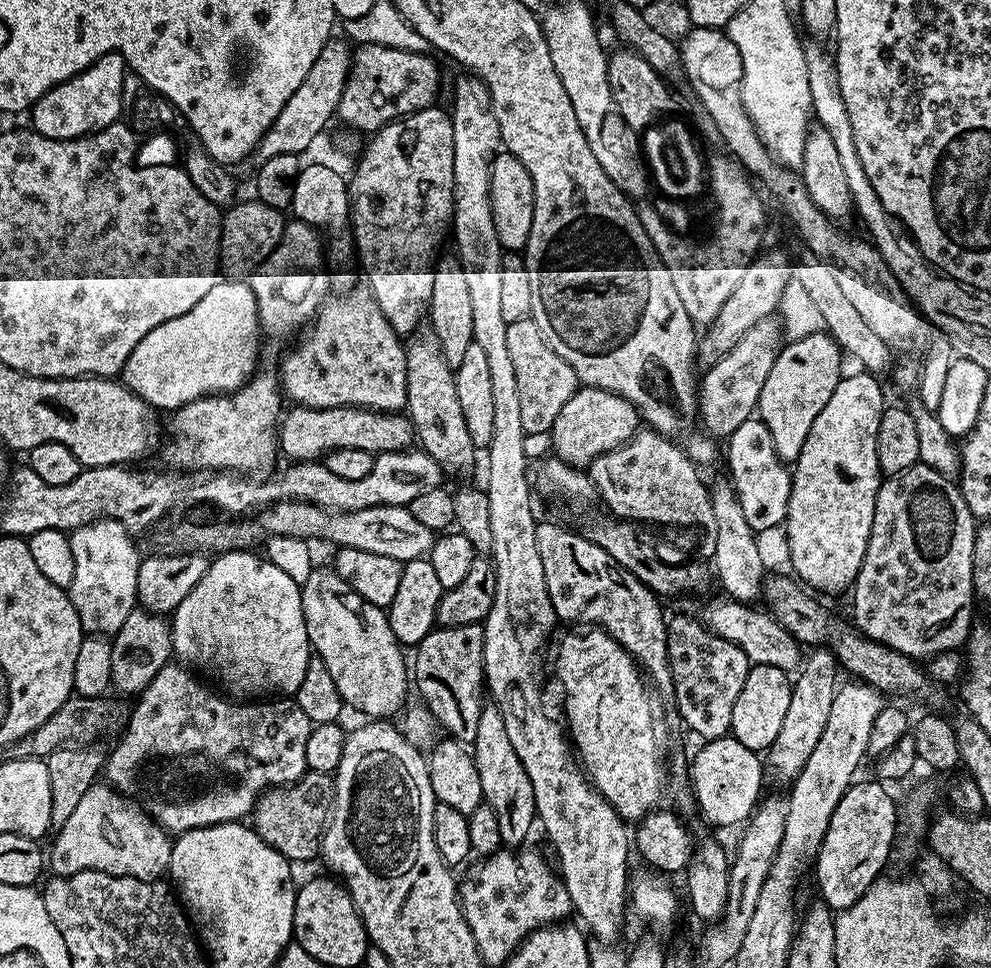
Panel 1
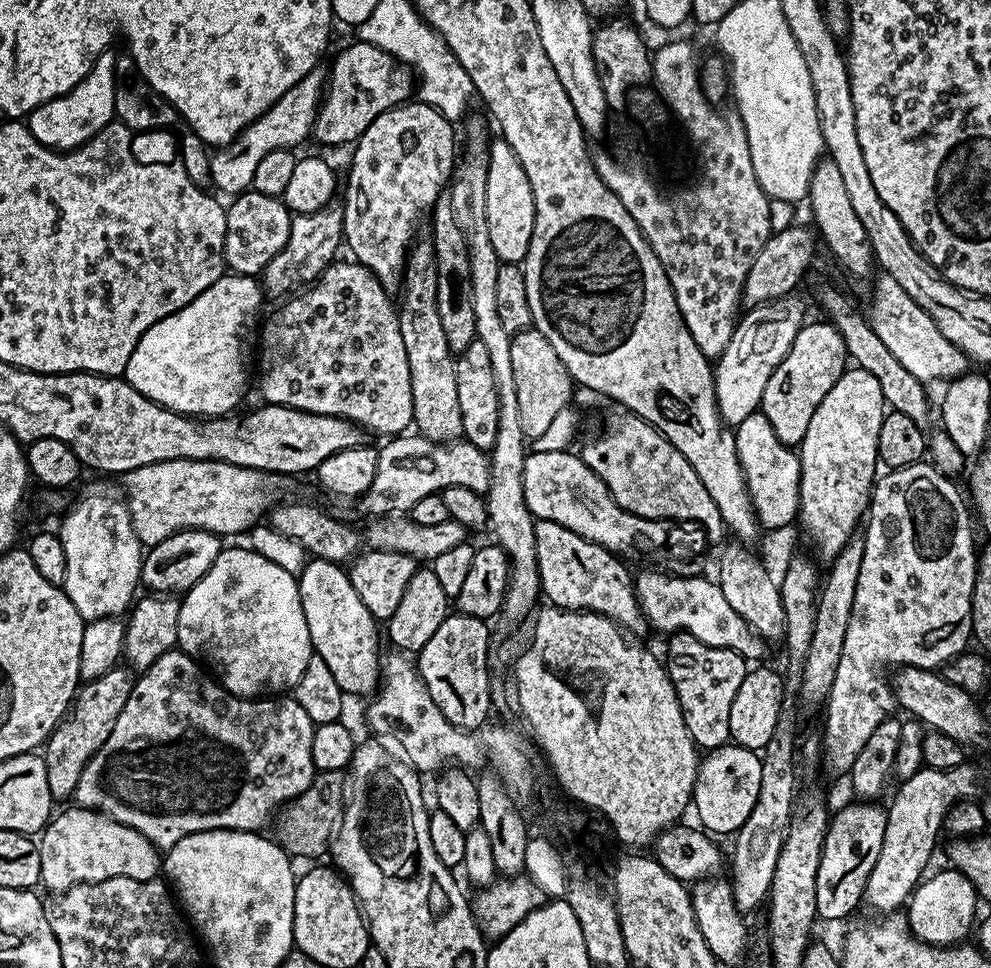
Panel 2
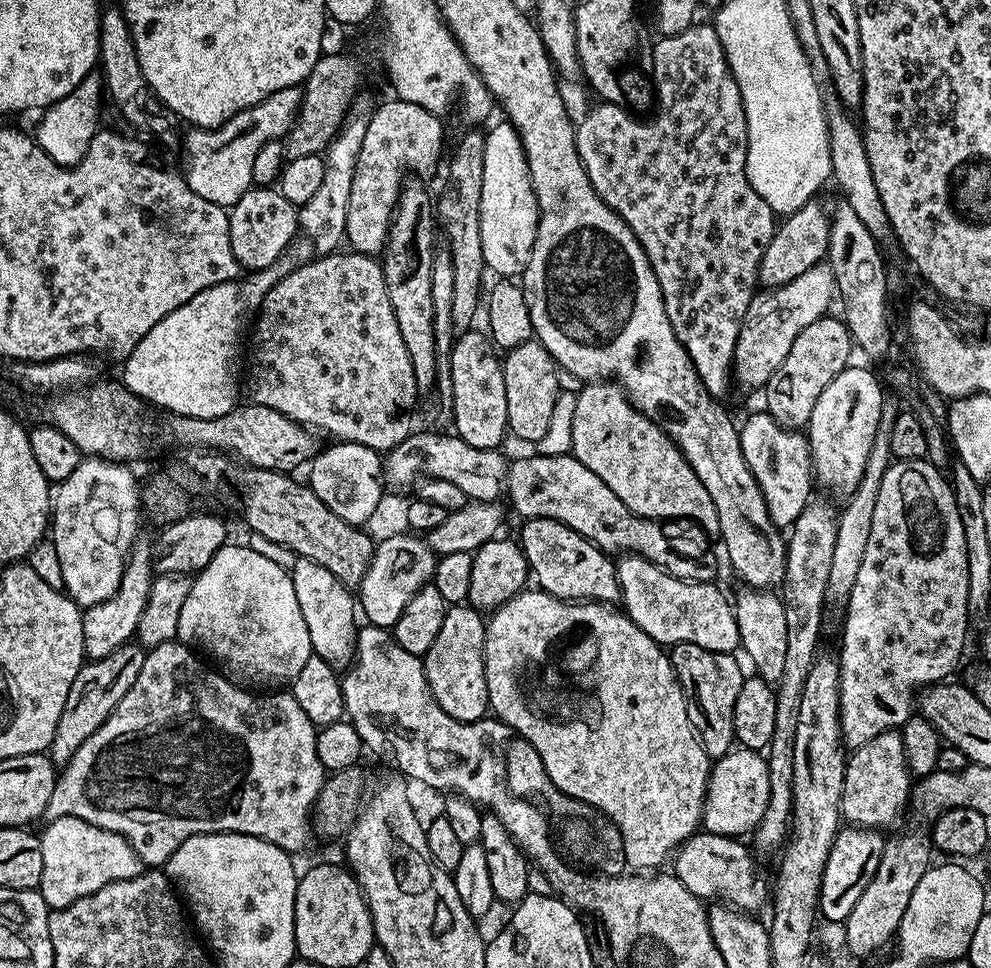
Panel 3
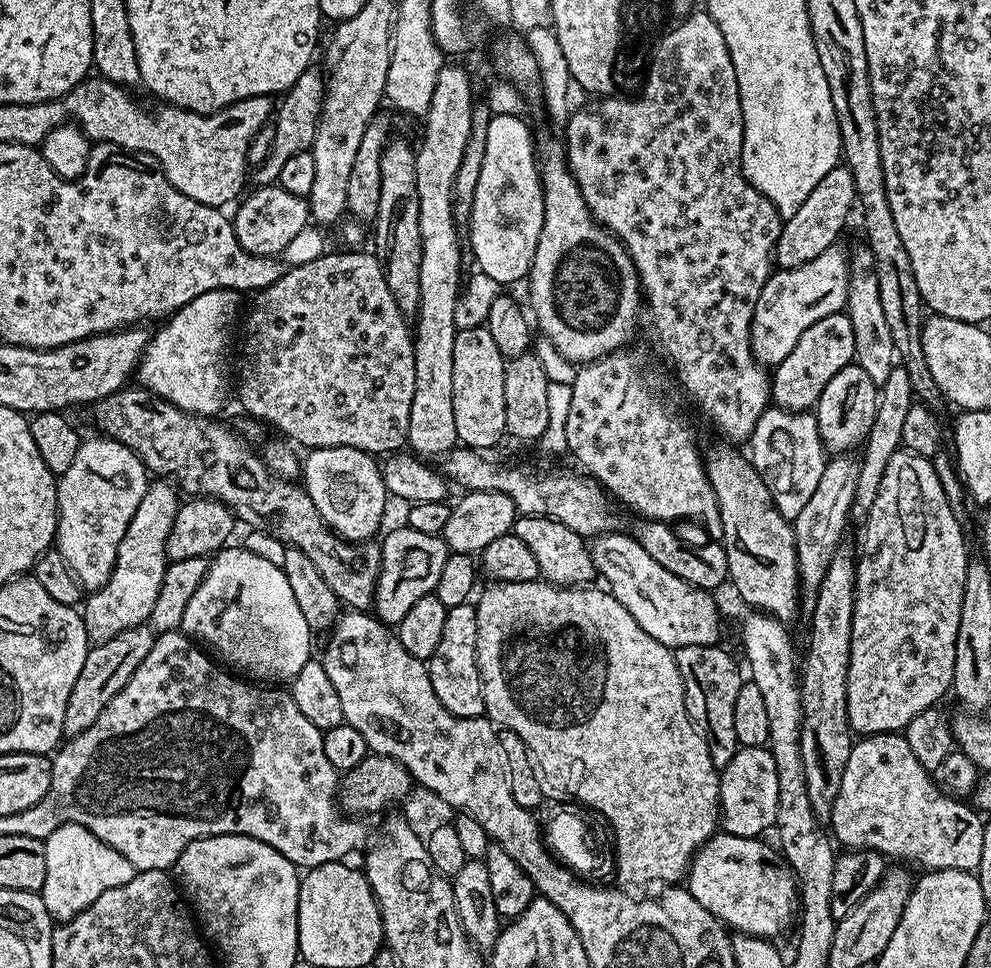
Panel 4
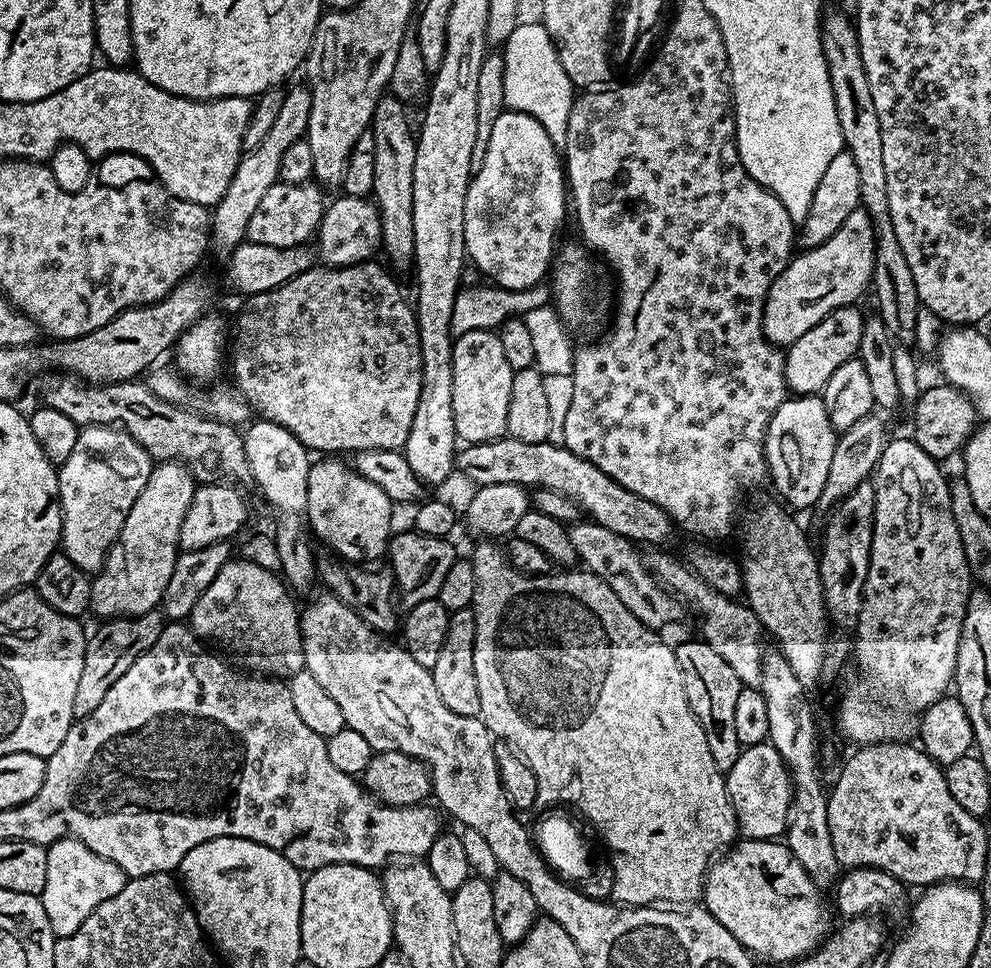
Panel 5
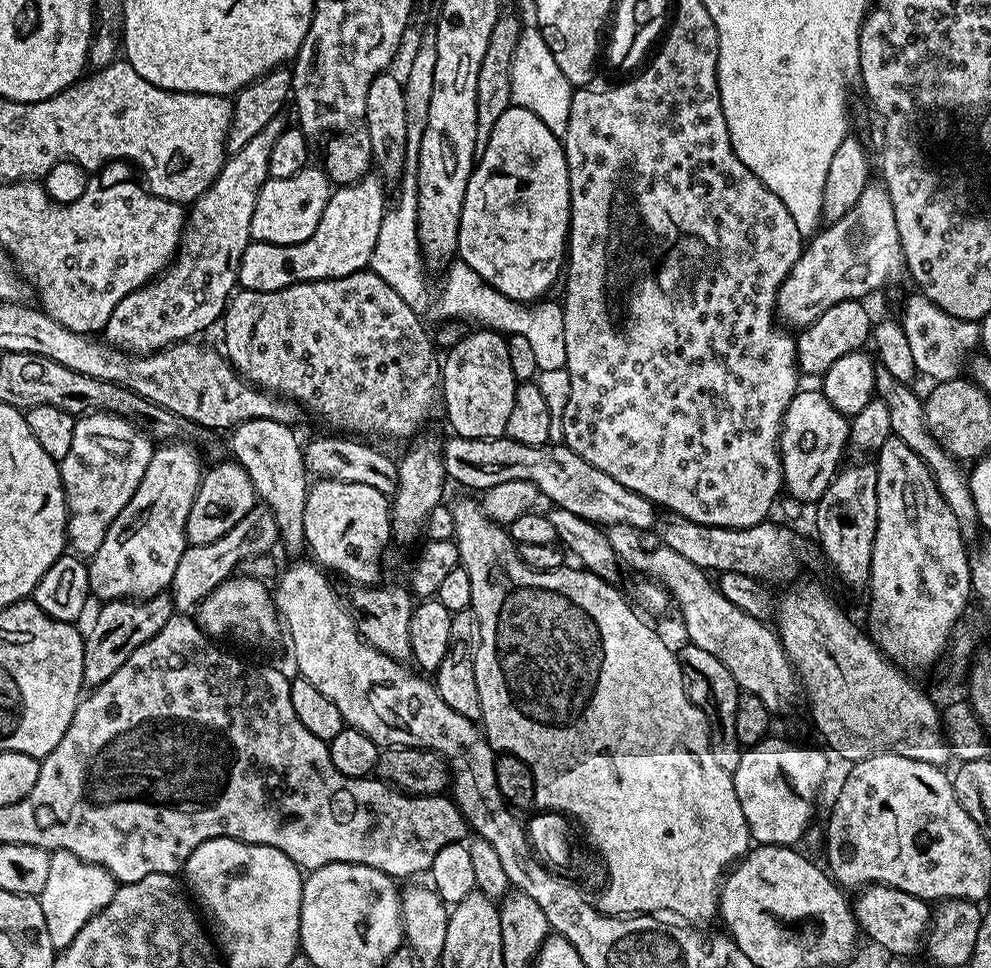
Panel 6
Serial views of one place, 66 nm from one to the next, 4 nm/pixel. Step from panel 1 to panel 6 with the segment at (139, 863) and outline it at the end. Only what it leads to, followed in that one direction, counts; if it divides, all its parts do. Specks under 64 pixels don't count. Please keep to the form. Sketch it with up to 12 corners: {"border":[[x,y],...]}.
{"border":[[52,852],[38,899],[53,948],[70,946],[118,881]]}

